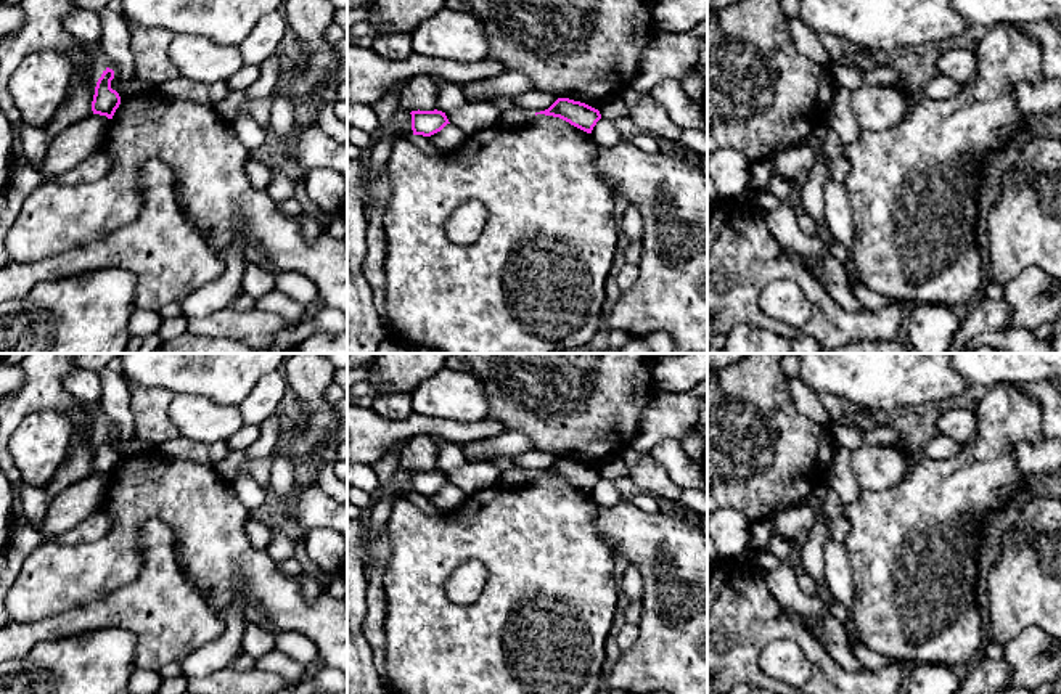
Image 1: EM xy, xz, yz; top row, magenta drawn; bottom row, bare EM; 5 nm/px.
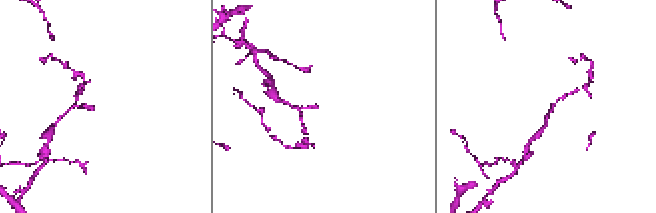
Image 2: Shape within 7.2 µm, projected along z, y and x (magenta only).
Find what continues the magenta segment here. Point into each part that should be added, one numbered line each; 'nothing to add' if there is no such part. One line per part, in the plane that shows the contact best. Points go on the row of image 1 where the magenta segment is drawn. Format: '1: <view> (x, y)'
nothing to add

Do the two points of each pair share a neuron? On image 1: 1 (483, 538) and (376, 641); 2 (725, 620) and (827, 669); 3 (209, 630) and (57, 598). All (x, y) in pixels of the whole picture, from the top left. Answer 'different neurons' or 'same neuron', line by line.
1: different neurons
2: same neuron
3: different neurons

